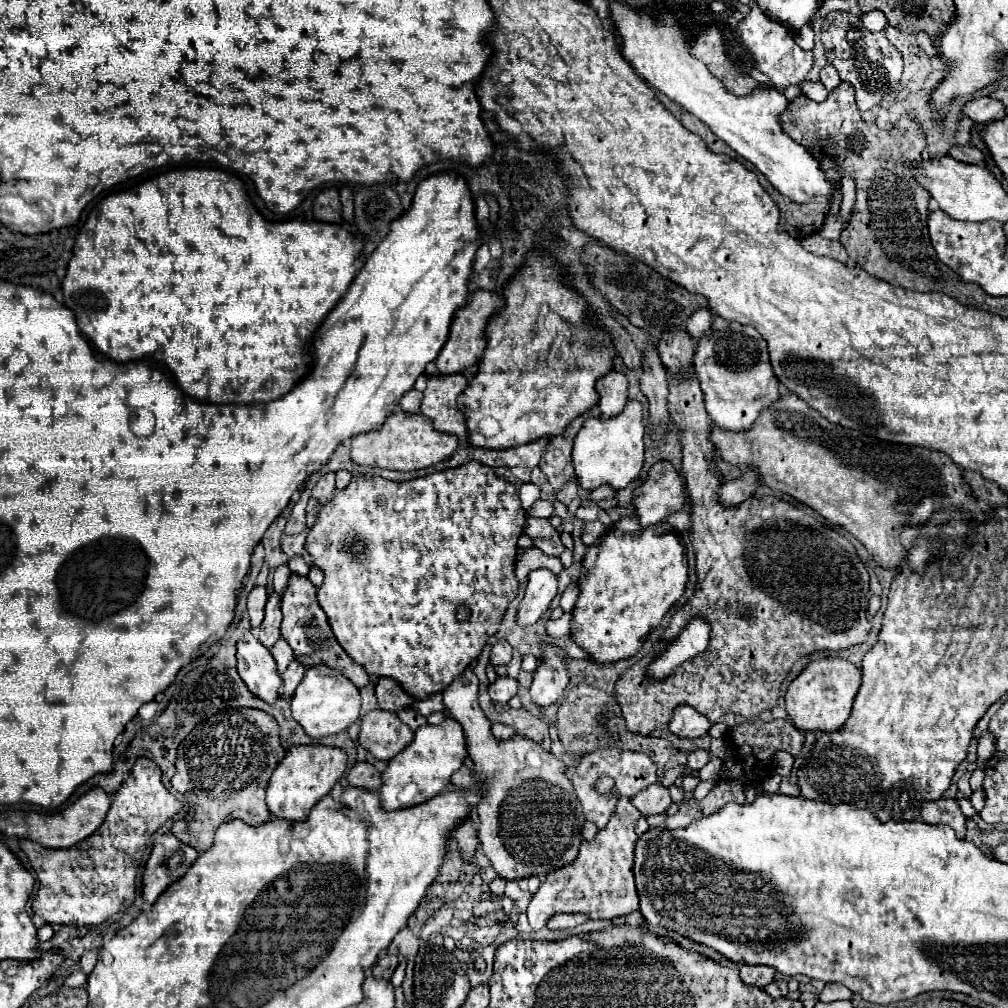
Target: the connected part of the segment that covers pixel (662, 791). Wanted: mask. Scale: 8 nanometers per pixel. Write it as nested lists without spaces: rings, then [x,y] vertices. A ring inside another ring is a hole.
[[[656,782],[640,790],[636,796],[632,796],[630,802],[642,812],[642,816],[652,816],[652,814],[666,812],[666,808],[672,804],[672,798],[670,798],[670,792]]]

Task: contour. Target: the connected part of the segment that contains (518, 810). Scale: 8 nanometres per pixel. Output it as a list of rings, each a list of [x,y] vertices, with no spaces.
[[[466,668],[444,692],[444,706],[454,720],[458,720],[464,728],[468,756],[474,762],[474,778],[478,786],[478,816],[480,828],[478,838],[482,844],[484,854],[492,862],[496,874],[504,880],[520,880],[526,876],[546,876],[556,868],[568,866],[576,860],[578,848],[582,844],[582,828],[584,828],[584,812],[580,808],[580,800],[572,788],[572,780],[566,776],[566,764],[548,750],[544,750],[534,740],[514,734],[508,740],[496,740],[490,730],[490,720],[484,716],[482,708],[478,706],[478,678],[476,674]]]

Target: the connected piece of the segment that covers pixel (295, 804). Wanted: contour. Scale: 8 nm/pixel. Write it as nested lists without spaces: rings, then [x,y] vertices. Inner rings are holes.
[[[292,746],[278,768],[272,772],[266,788],[266,804],[272,816],[290,822],[304,822],[312,806],[336,786],[338,778],[346,770],[346,762],[346,752],[342,752],[340,748]]]

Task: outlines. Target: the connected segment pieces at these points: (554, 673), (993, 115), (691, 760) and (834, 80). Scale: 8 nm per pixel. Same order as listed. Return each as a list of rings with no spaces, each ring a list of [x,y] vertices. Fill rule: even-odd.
[[[544,644],[542,652],[546,654],[546,658],[536,670],[534,682],[530,686],[530,694],[534,704],[546,708],[564,696],[564,690],[568,686],[568,674],[558,646]]]
[[[990,96],[984,98],[974,98],[970,102],[966,102],[962,106],[962,114],[970,120],[974,120],[976,124],[988,124],[994,120],[1000,120],[1006,116],[1002,104]]]
[[[694,750],[694,752],[690,752],[688,754],[688,762],[686,762],[686,766],[690,768],[690,770],[700,770],[706,762],[708,762],[708,758],[710,758],[710,754],[706,752],[706,750]]]
[[[826,64],[826,66],[822,68],[822,72],[820,72],[820,82],[822,82],[828,90],[832,90],[832,88],[836,88],[836,84],[840,84],[840,76],[838,76],[838,72],[836,72],[836,68],[834,68],[832,64]]]

